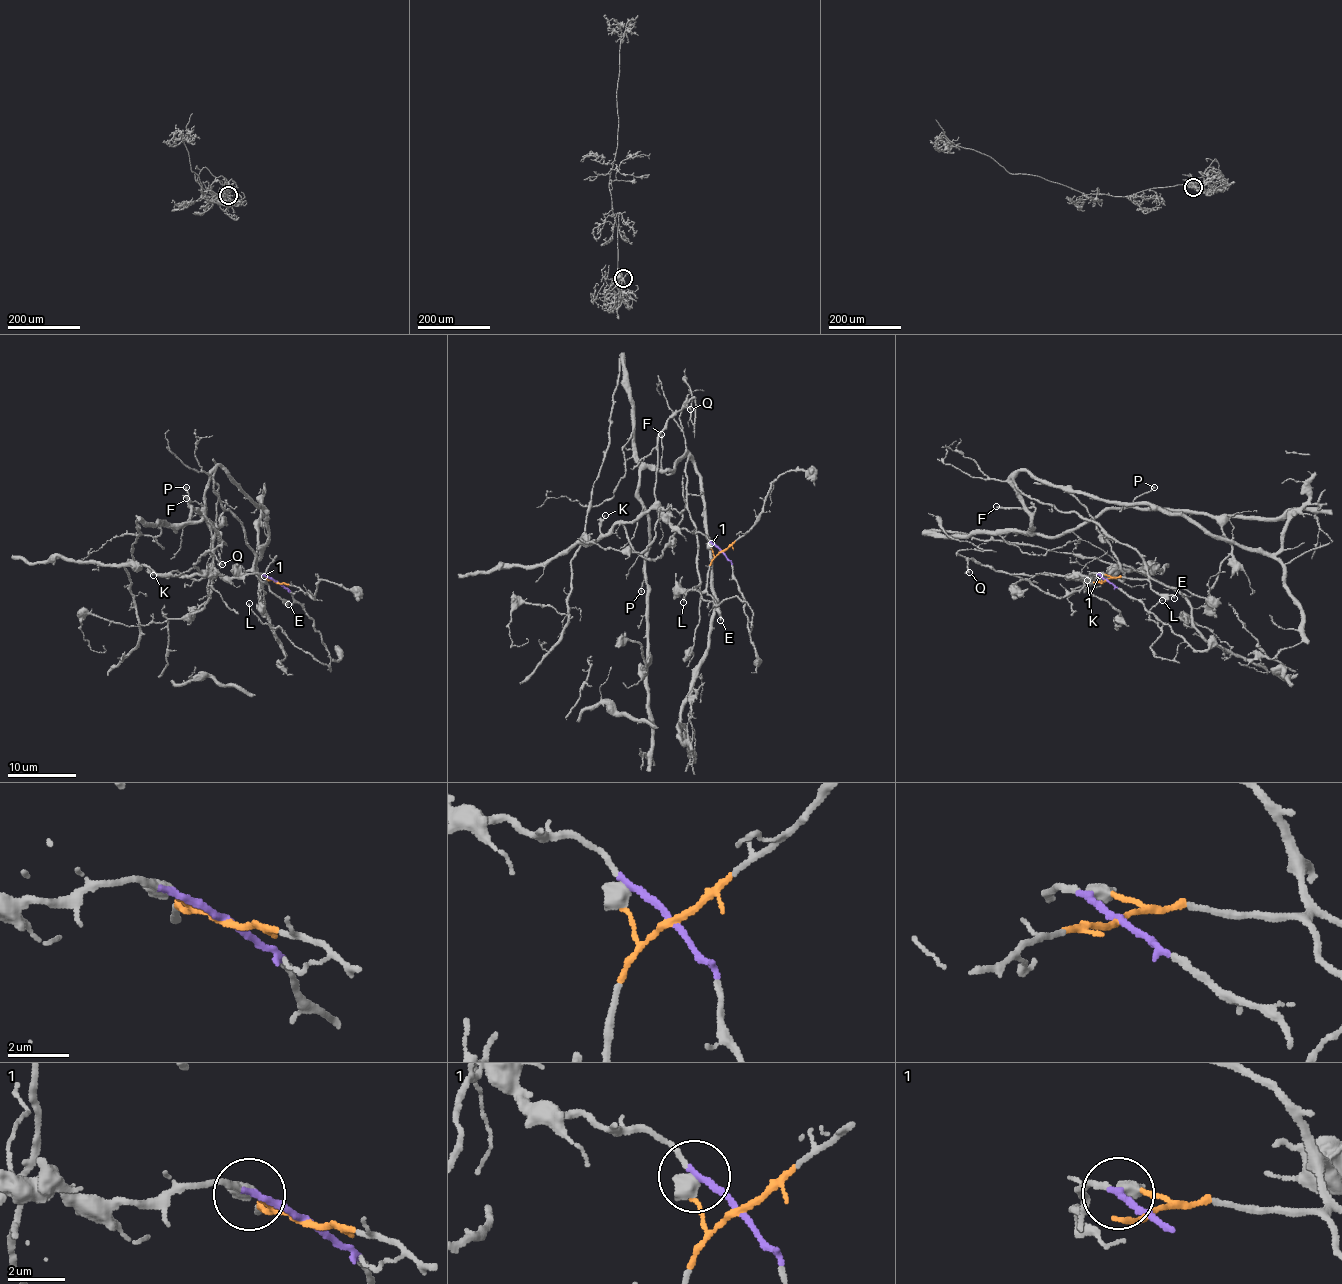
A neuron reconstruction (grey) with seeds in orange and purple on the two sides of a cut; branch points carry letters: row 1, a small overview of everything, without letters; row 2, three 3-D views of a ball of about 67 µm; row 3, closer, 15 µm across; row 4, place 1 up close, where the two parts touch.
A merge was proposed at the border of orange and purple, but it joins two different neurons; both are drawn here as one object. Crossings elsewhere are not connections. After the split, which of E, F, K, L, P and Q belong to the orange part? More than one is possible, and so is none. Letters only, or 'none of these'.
E, F, P

